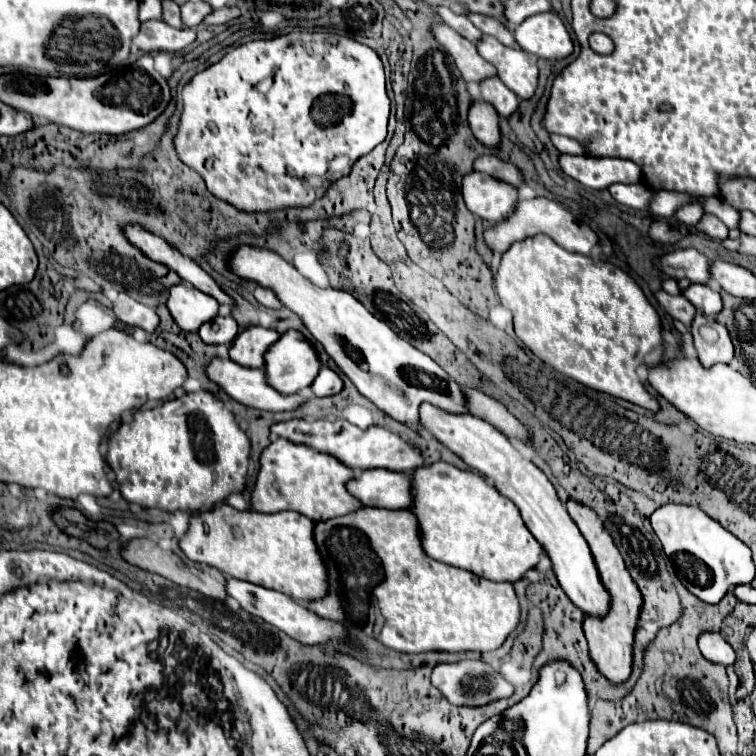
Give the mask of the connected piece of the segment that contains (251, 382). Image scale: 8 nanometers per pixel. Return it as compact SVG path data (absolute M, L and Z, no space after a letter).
M213 357L209 361L209 365L207 365L207 377L213 383L217 383L229 397L239 401L241 405L255 407L255 409L261 409L261 411L271 411L271 413L275 413L275 411L289 411L289 409L299 407L299 403L305 401L299 395L281 395L281 393L277 393L273 387L269 387L263 369L241 367L239 363L233 363L229 357Z

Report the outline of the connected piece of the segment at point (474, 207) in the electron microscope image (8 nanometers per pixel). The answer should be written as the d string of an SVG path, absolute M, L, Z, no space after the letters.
M473 171L463 177L463 199L473 215L489 223L499 223L515 211L517 187Z

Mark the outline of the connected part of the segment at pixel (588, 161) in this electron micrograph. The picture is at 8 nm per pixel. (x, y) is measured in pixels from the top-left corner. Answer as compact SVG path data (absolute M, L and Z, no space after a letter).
M561 155L561 169L591 189L605 189L613 183L641 183L639 165L615 157L581 157Z

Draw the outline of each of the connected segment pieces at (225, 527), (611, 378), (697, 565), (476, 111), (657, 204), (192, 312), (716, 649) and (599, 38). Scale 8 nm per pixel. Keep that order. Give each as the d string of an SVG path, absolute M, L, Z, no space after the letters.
M227 503L191 517L187 535L179 541L193 563L215 567L235 579L283 591L299 601L323 599L329 591L329 571L313 539L315 521L295 511L237 511Z
M535 235L531 239L515 243L503 253L493 283L501 305L513 313L515 335L543 363L595 391L631 401L651 411L659 409L655 397L651 397L641 385L635 369L643 363L647 353L663 343L661 319L655 307L647 301L641 287L629 277L629 273L621 271L613 263L595 263L587 255L571 253L559 247L551 237Z
M667 503L657 507L649 521L665 549L665 555L671 559L679 581L701 601L719 603L731 587L753 581L755 565L751 549L699 507Z
M473 99L473 105L469 109L469 125L473 129L473 135L487 147L497 147L501 141L499 125L495 109L489 107L489 103L483 103L483 99Z
M657 191L649 205L649 213L663 219L673 219L675 211L681 209L681 205L691 203L695 197L689 193L675 193L675 191Z
M179 283L171 287L167 307L179 327L183 327L185 331L197 331L203 323L217 315L219 303L217 299L211 299L211 295L205 295L203 291L187 283Z
M703 633L699 637L701 653L707 661L729 667L735 663L735 651L733 647L719 635L719 633Z
M593 33L589 37L589 45L591 45L593 51L603 53L603 55L607 55L607 53L613 51L613 41L607 35L601 35L601 33Z

